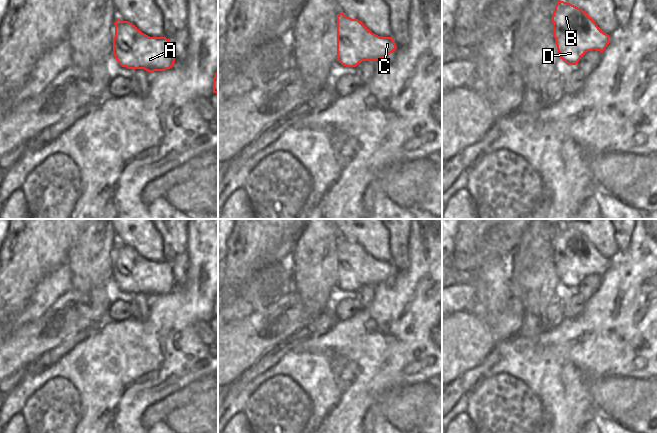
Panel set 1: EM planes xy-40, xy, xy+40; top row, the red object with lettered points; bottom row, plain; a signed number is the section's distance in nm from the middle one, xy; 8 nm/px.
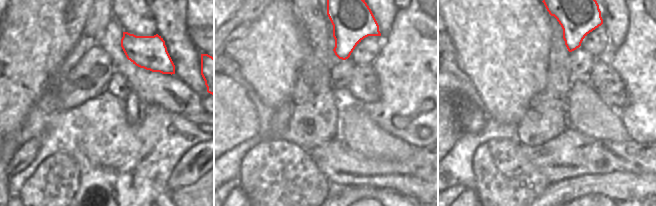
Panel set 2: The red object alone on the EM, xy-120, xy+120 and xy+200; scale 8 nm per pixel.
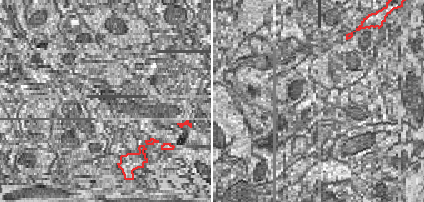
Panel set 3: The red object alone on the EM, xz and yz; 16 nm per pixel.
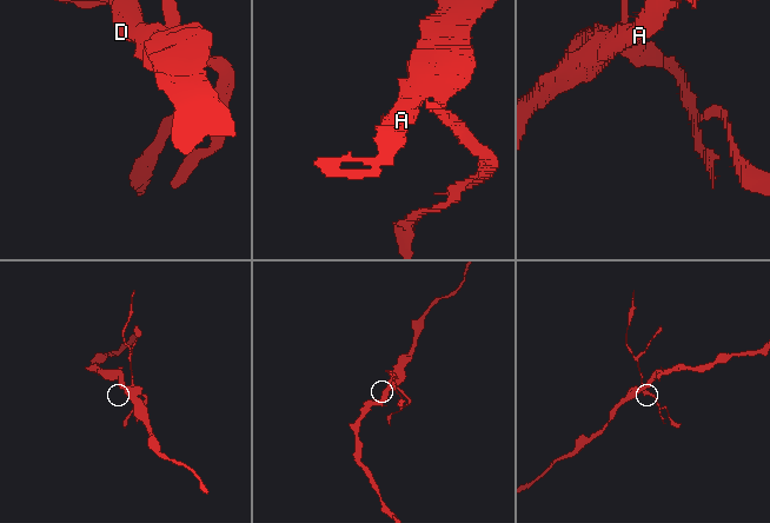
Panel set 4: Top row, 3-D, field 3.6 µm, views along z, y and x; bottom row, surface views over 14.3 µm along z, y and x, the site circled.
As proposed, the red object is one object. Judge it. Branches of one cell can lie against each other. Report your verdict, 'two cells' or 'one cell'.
one cell

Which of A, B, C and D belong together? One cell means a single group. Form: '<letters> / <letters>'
A B C D

